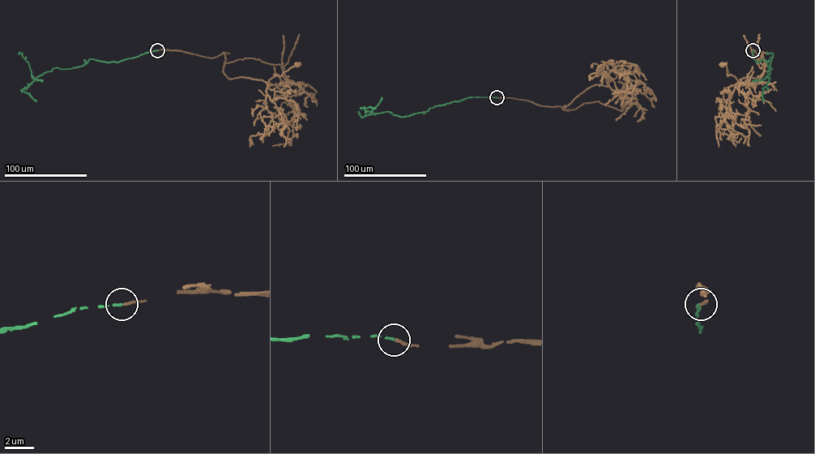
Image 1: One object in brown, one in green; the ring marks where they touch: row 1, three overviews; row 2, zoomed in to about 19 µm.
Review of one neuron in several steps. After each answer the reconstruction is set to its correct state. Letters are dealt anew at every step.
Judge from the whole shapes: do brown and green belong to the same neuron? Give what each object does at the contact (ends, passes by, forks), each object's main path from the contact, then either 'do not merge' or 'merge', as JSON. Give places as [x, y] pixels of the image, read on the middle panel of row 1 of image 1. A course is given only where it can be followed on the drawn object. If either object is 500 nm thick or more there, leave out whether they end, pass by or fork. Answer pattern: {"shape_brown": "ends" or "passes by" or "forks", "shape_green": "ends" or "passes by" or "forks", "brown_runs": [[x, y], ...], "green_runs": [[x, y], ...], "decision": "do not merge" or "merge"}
{"shape_brown": "ends", "shape_green": "ends", "brown_runs": [[497, 97], [565, 105], [564, 110], [587, 88], [608, 86], [621, 71], [639, 71], [636, 67]], "green_runs": [[497, 97], [469, 97], [403, 117], [388, 111], [372, 113], [361, 117], [358, 111]], "decision": "merge"}

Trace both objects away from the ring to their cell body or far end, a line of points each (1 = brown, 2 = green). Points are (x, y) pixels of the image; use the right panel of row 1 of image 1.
1: (753, 50), (762, 58), (762, 53), (765, 63), (759, 79), (744, 77), (741, 83), (723, 65)
2: (753, 50), (753, 57), (757, 62), (764, 59), (772, 69), (766, 71), (770, 79), (773, 53), (766, 52)

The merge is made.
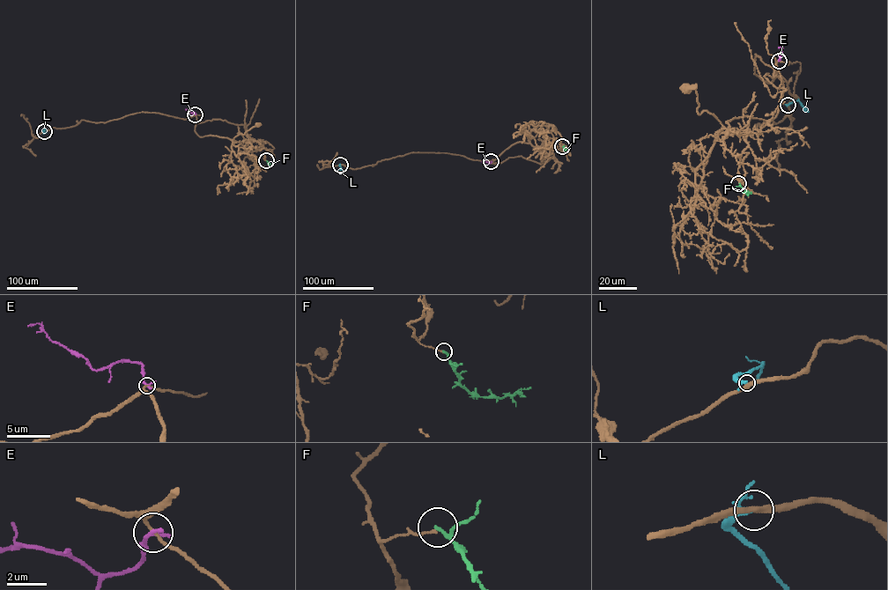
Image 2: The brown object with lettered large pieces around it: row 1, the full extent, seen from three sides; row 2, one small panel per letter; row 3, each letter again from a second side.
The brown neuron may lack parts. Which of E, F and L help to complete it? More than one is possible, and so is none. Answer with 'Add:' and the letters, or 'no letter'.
Add: no letter

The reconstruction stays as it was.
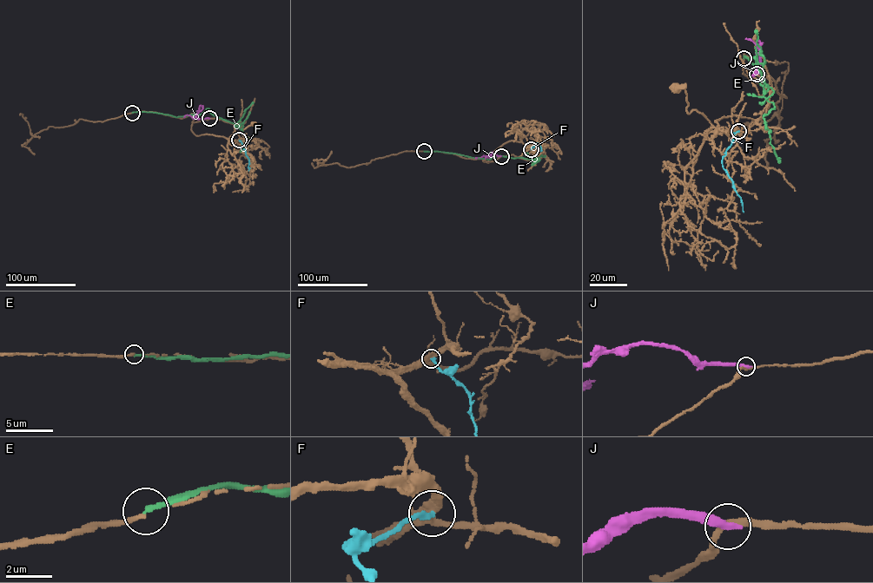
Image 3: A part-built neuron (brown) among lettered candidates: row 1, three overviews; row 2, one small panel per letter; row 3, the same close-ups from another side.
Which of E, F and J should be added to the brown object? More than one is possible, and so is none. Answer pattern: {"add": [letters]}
{"add": []}

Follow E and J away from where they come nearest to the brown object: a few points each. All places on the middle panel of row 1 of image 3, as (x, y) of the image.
E: (424, 151), (488, 160), (498, 155), (521, 157), (530, 159), (533, 163), (536, 159), (539, 160), (532, 165)
J: (501, 156), (487, 156), (491, 157), (492, 152)

